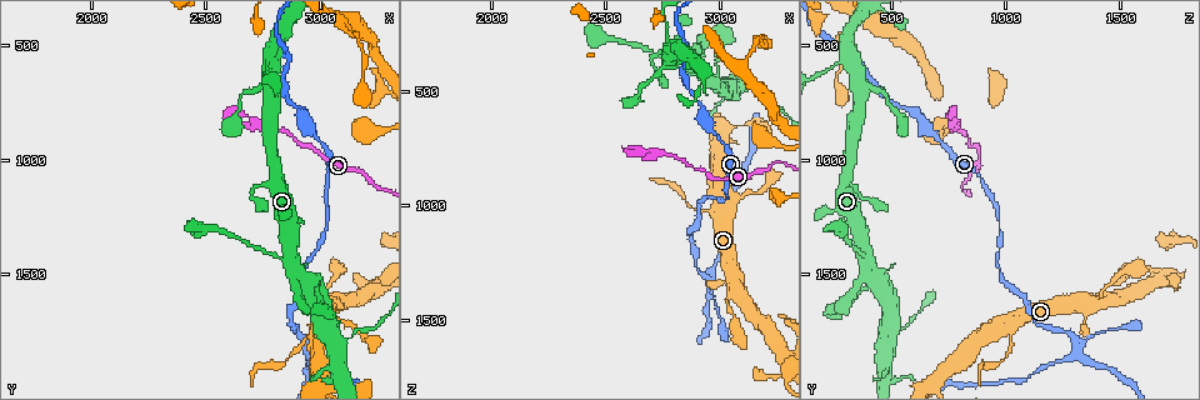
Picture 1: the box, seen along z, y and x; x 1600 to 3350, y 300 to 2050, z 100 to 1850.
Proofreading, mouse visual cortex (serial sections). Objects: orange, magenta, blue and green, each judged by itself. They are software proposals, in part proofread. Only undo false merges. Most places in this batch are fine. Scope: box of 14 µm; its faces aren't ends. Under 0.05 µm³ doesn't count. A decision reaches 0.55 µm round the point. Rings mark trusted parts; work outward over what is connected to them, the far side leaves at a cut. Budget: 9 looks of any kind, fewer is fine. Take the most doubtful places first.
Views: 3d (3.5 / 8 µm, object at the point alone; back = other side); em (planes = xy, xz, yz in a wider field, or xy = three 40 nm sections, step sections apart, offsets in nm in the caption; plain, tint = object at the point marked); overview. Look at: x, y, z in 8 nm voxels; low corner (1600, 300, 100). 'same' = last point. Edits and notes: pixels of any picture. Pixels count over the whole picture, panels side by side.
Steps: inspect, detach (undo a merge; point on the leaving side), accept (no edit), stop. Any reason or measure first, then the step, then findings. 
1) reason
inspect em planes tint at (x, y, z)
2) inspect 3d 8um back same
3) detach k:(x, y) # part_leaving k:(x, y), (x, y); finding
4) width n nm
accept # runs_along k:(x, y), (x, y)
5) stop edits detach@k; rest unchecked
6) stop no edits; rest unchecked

inspect 3d 3.5um at (2950, 1830, 1300)

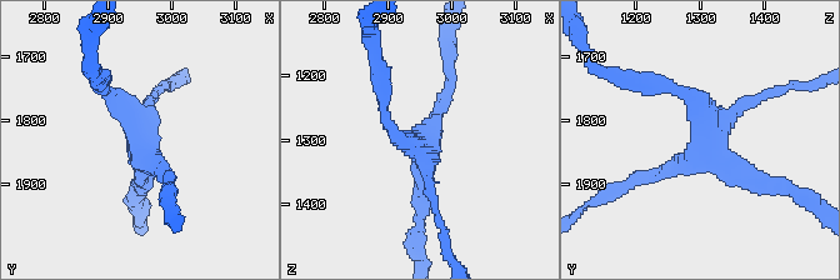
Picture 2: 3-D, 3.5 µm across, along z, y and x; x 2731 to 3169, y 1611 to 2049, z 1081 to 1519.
arms 4; arm_widths 150, 150, 150, 250 nm
inspect em planes tint at (2950, 1840, 1315)

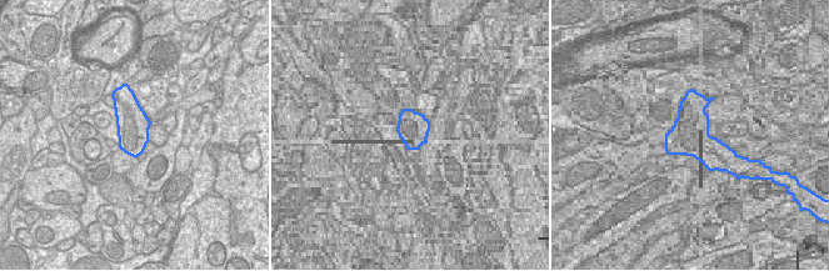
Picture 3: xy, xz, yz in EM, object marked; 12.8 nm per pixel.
accept # runs_along 2:(103, 88), (169, 176); continuous, no second cell

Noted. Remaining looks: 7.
sudden change in width
inspect 3d 8um at (2940, 1810, 1030)

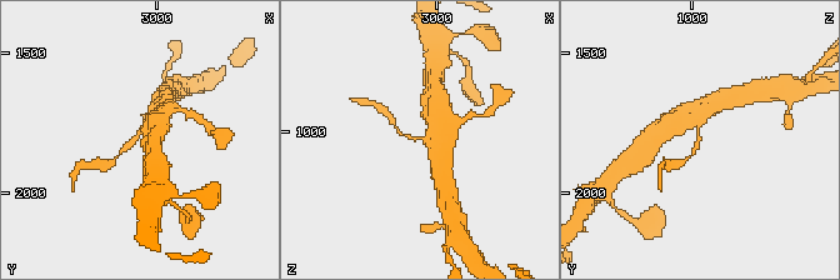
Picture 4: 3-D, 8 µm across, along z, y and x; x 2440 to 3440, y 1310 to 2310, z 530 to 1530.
inspect em planes tint at (2930, 1810, 1020)

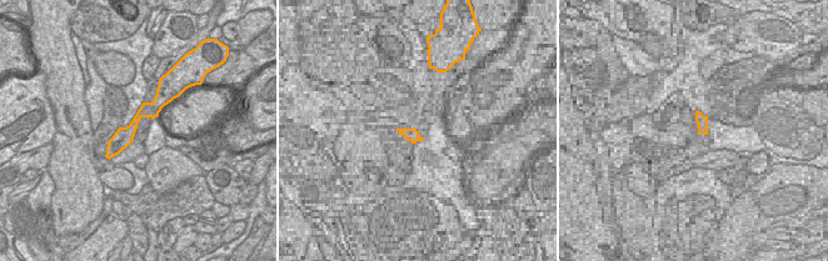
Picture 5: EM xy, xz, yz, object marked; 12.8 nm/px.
arm_widths 150, 300 nm
detach 4:(128, 145) # part_leaving 4:(698, 126), (695, 151), (680, 161); two cells meet here

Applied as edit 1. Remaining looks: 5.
arms part here
inspect 3d 3.5um at (3110, 1790, 480)

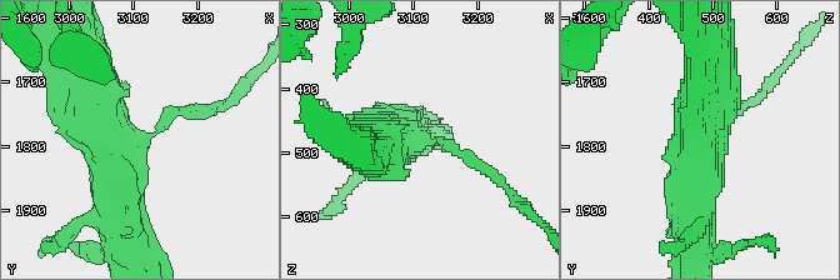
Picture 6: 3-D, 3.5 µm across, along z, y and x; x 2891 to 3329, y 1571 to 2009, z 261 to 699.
now the EM
inspect em xy step 3 tint at (3105, 1790, 480)

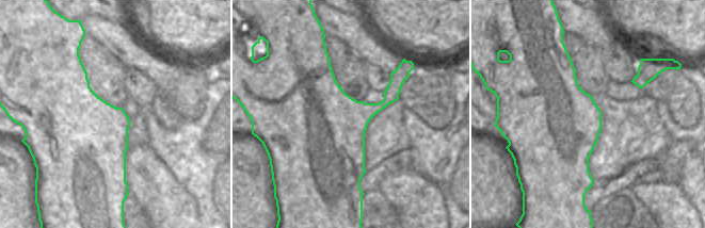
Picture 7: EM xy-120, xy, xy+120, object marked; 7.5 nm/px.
inspect em xy step 1 tint same

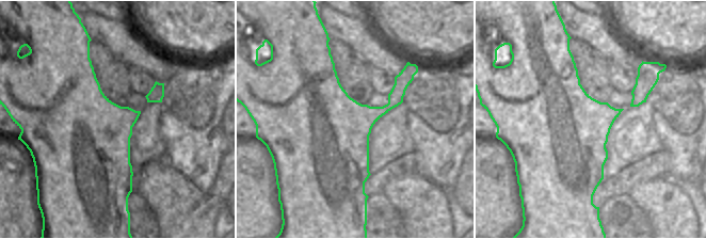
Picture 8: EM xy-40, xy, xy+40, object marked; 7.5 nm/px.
accept # runs_along 6:(85, 71), (120, 144), (120, 229); all the same cell

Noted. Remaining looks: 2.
stop edits detach@4; rest unchecked

